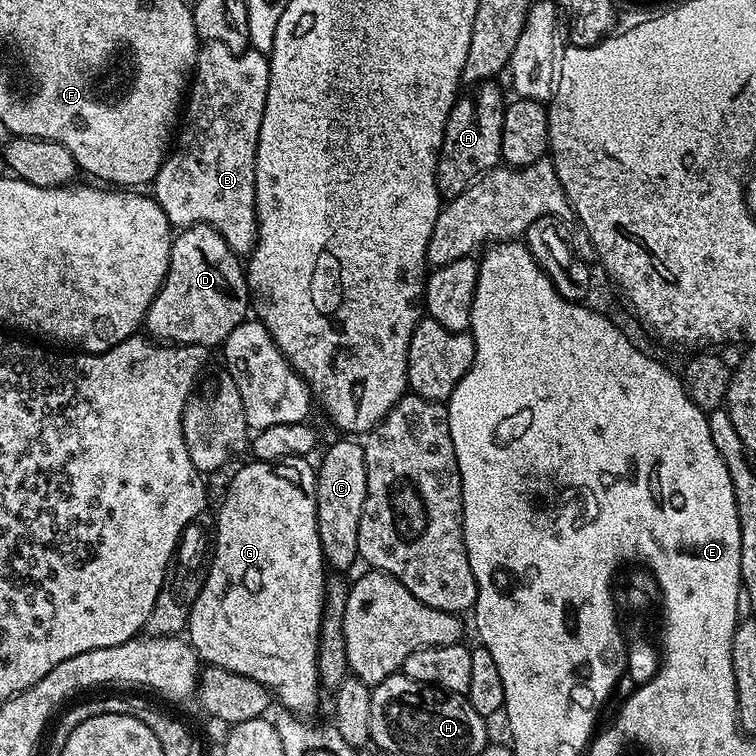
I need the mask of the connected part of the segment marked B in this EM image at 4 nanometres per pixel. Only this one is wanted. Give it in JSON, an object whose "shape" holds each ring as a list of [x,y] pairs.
{"shape":[[[207,41],[196,53],[194,75],[182,112],[184,124],[174,140],[174,147],[164,158],[154,181],[154,198],[162,206],[173,229],[191,224],[208,224],[244,258],[256,245],[256,199],[254,198],[254,162],[258,150],[258,130],[266,110],[266,90],[270,86],[268,58],[263,52],[232,52],[224,43]]]}

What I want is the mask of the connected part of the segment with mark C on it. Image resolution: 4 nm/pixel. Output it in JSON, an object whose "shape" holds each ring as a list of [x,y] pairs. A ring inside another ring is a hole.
{"shape":[[[340,438],[324,452],[316,474],[316,521],[318,538],[322,546],[325,565],[332,570],[344,570],[357,563],[358,522],[362,518],[362,506],[366,502],[366,458],[364,445],[352,438]]]}

